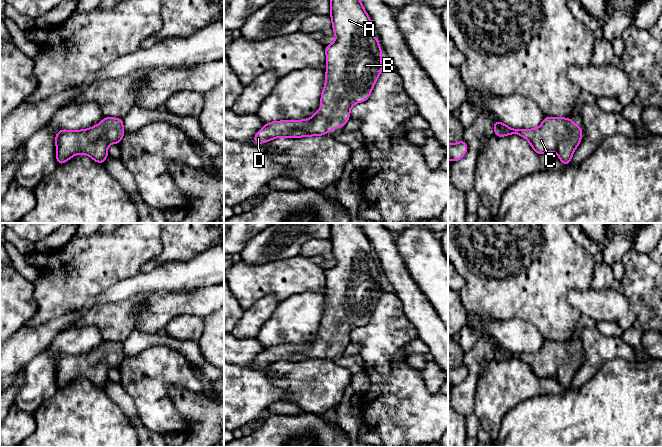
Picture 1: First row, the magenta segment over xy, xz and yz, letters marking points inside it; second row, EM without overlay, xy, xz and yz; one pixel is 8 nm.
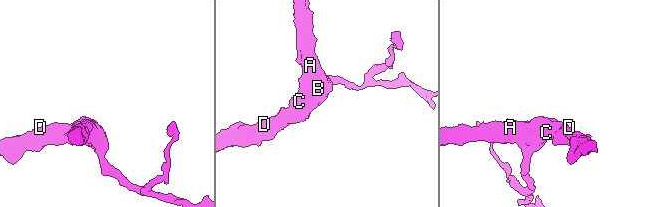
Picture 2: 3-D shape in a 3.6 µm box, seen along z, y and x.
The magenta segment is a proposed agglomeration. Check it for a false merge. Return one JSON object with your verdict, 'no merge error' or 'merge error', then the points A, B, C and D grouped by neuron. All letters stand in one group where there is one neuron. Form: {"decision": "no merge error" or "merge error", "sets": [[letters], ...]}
{"decision": "no merge error", "sets": [["A", "B", "C", "D"]]}

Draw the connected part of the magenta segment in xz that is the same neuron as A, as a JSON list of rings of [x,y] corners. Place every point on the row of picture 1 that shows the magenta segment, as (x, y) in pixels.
[[[331,0],[330,17],[336,41],[325,46],[322,108],[309,119],[266,123],[253,137],[254,143],[263,144],[277,137],[322,136],[331,129],[344,128],[350,108],[370,97],[384,68],[379,38],[369,31],[372,21],[360,0]]]

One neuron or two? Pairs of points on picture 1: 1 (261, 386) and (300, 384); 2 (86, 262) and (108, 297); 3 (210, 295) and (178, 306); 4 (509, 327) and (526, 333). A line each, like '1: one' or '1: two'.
1: two
2: two
3: one
4: one

